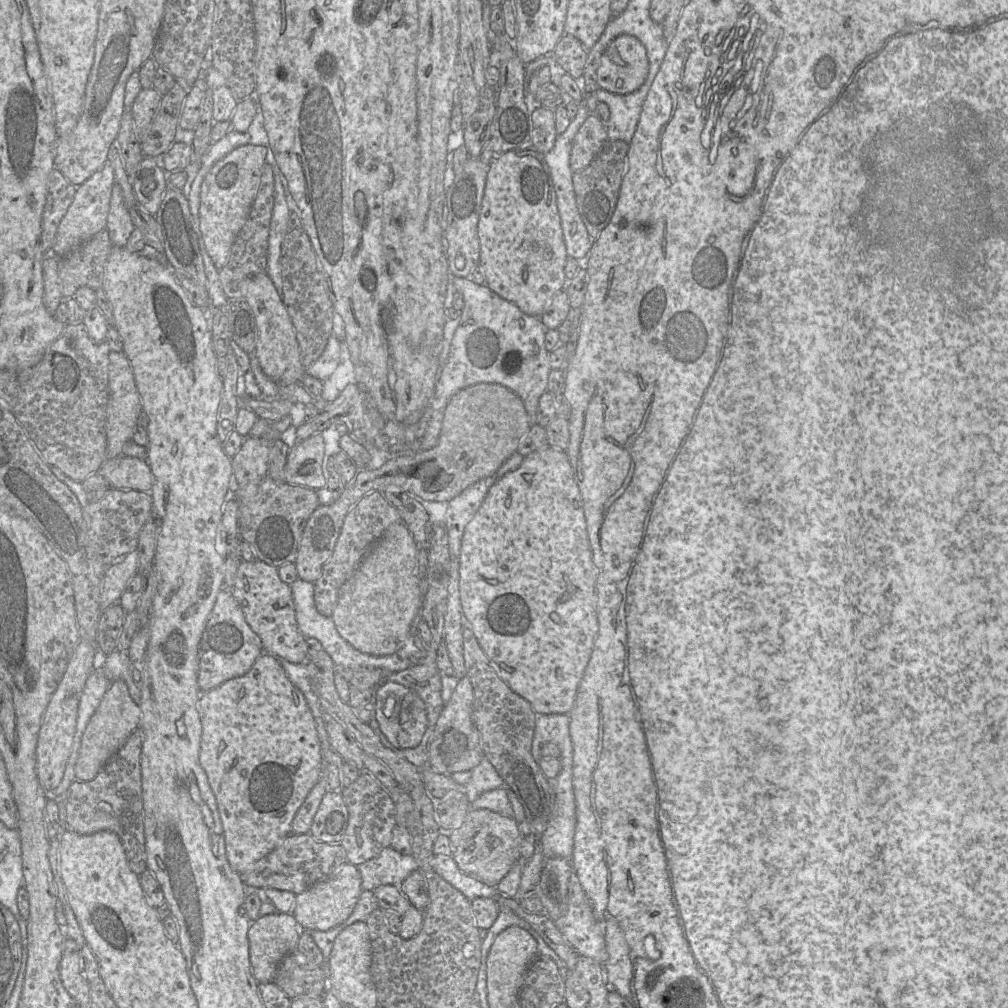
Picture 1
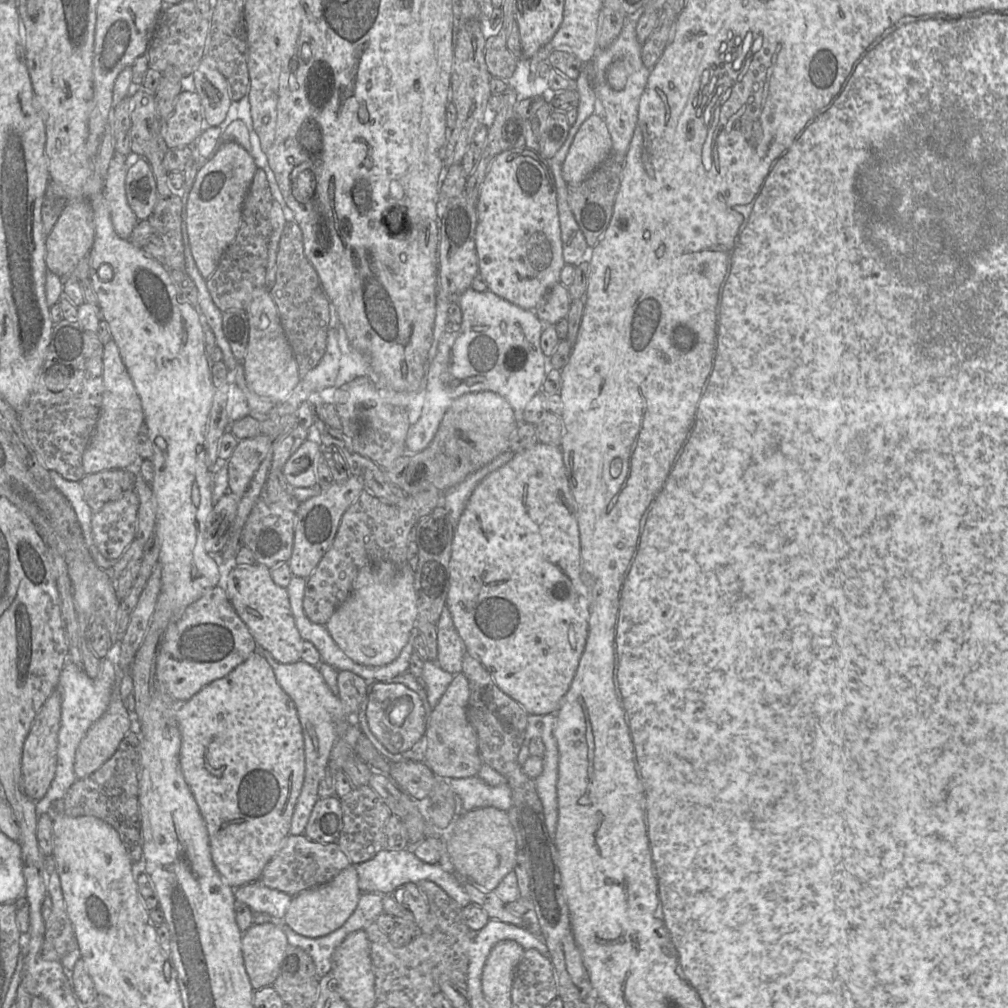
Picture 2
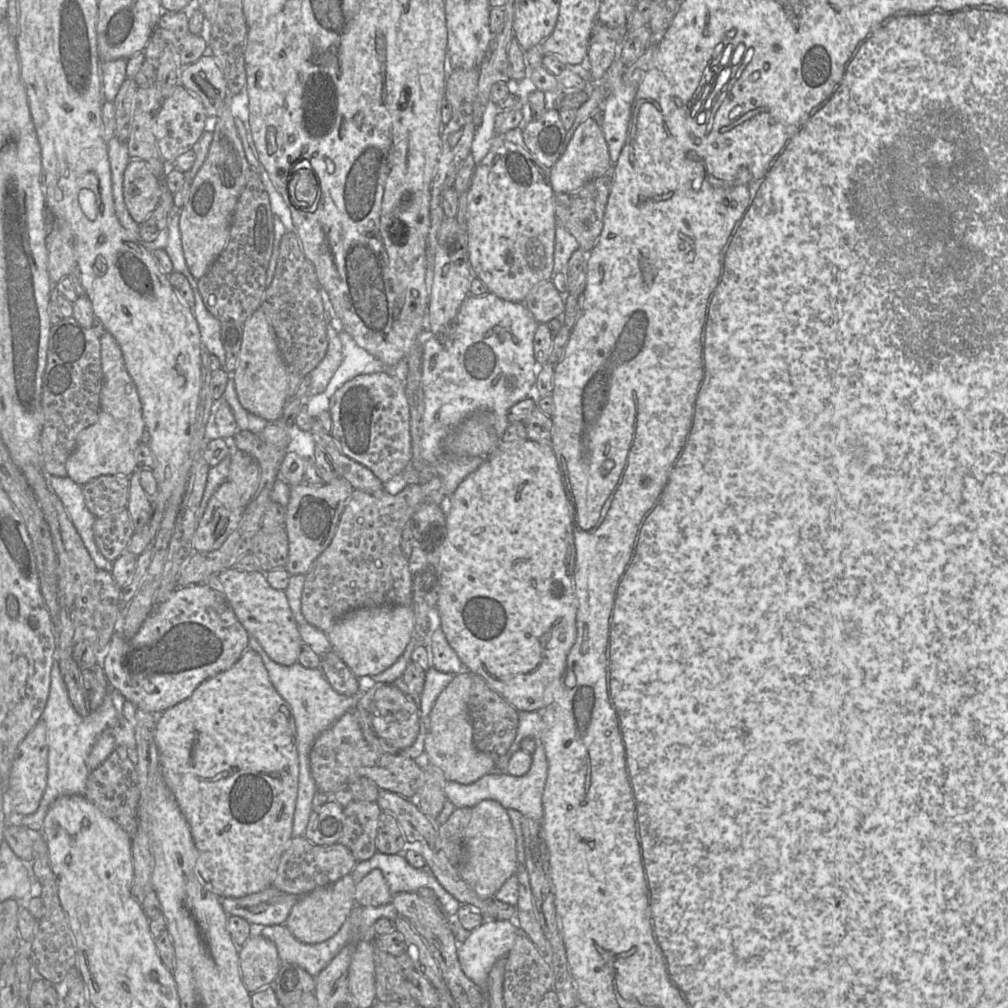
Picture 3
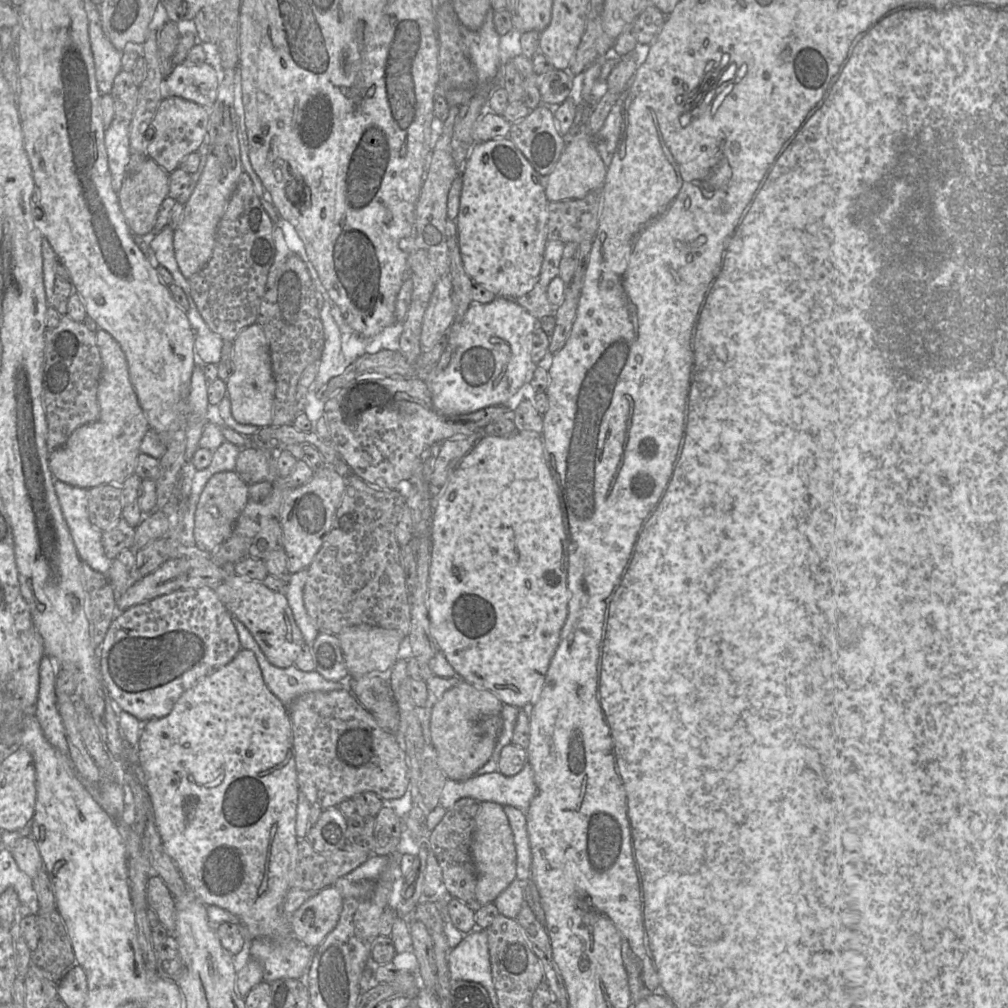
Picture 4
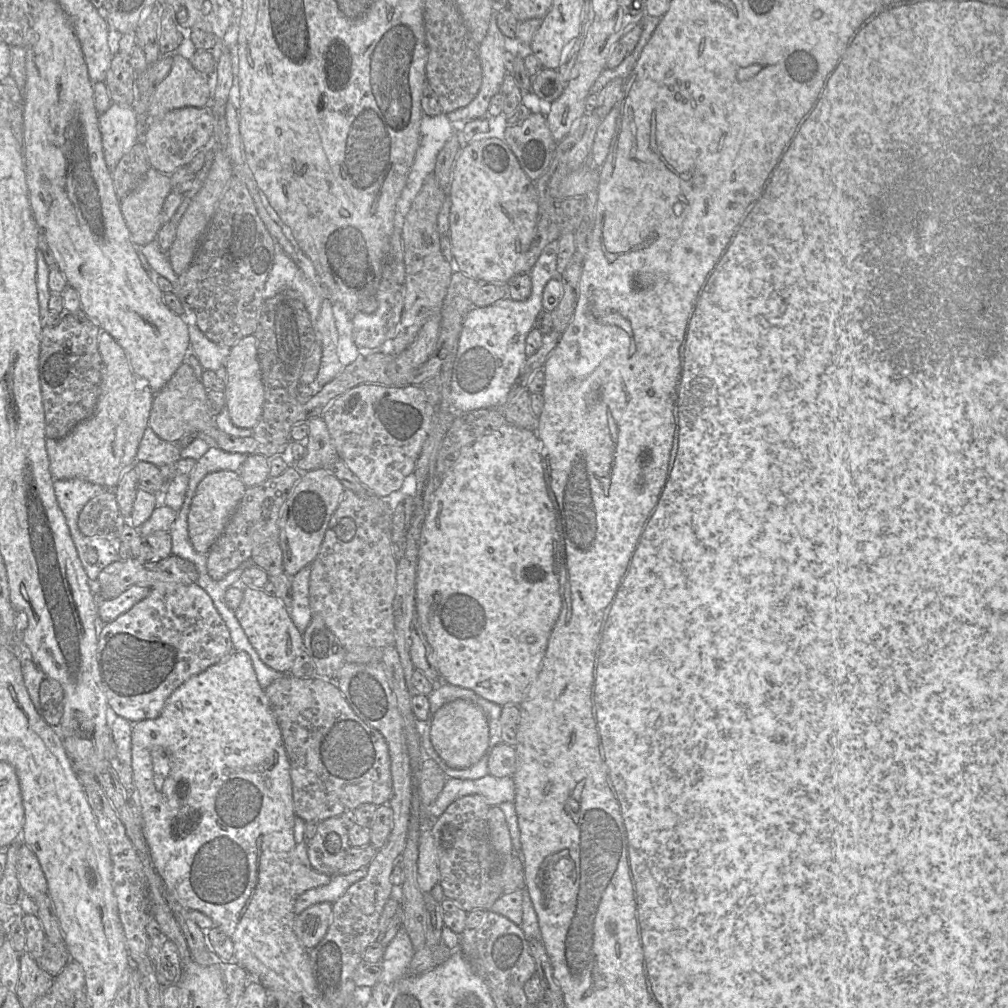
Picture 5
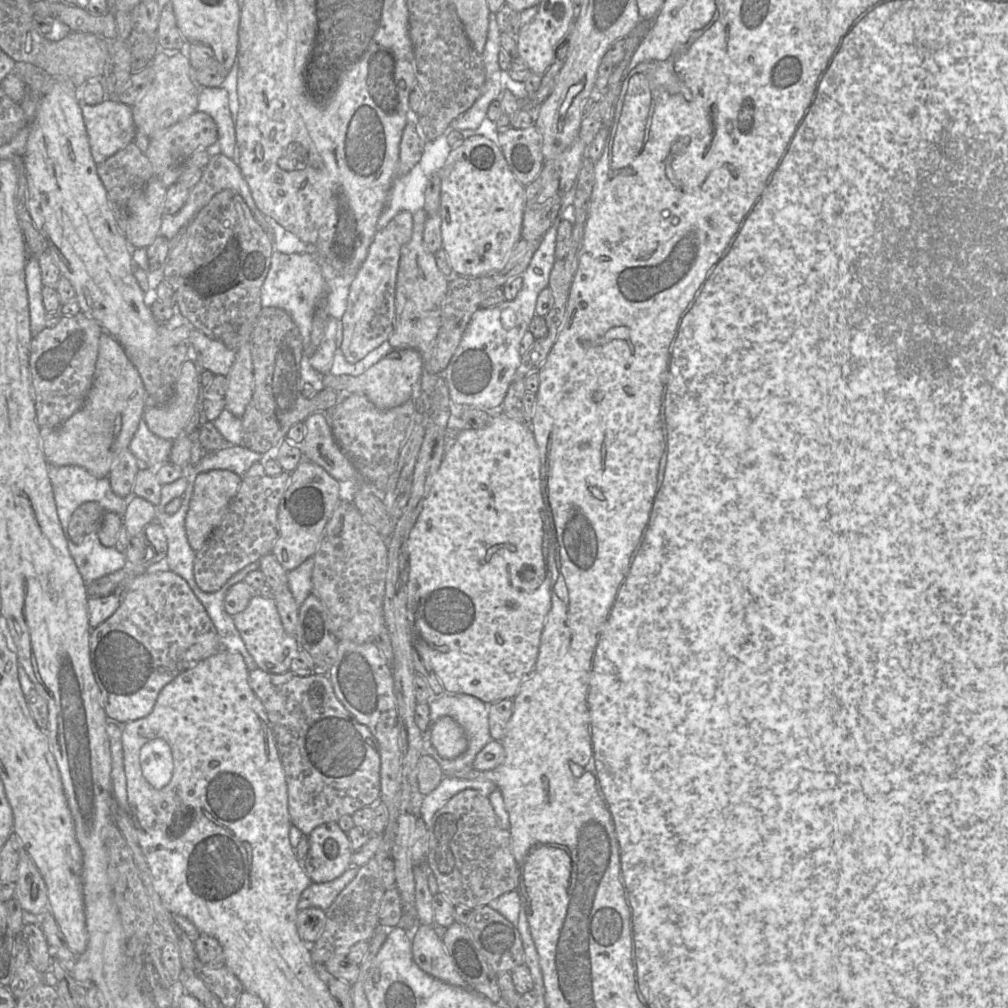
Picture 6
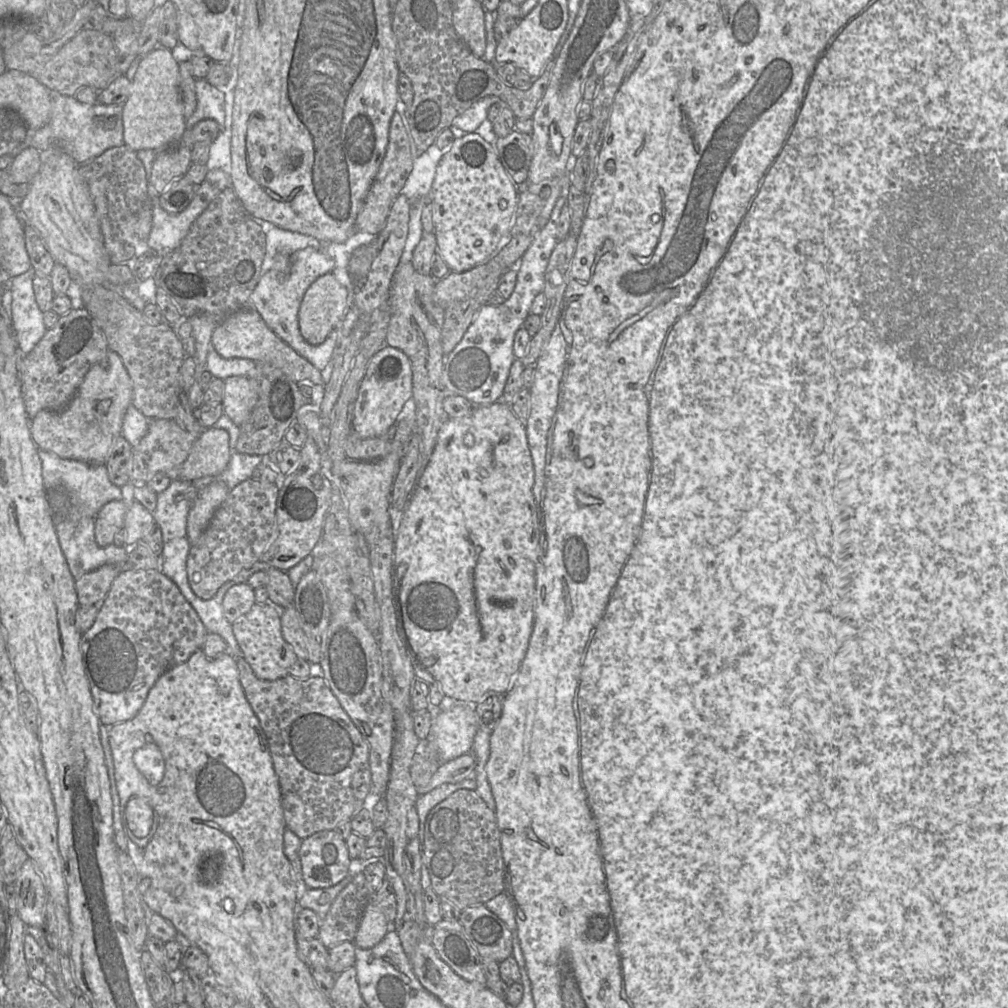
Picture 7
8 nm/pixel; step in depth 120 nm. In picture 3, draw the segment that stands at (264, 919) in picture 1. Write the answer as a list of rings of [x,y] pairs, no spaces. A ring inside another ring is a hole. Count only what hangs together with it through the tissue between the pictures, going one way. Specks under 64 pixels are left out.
[[[259,934],[238,948],[241,978],[250,994],[272,985],[282,963],[275,943]]]

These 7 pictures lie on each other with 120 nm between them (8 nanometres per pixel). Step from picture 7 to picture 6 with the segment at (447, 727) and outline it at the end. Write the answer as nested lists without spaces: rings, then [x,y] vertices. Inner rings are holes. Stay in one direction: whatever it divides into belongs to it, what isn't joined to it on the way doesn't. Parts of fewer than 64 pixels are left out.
[[[443,693],[430,700],[429,726],[431,727],[439,718],[449,716],[462,727],[468,742],[467,750],[462,755],[454,759],[445,759],[433,747],[430,740],[430,729],[422,733],[423,753],[431,756],[439,764],[445,776],[462,770],[474,769],[472,765],[476,755],[492,740],[489,731],[488,706],[480,699],[466,694]]]

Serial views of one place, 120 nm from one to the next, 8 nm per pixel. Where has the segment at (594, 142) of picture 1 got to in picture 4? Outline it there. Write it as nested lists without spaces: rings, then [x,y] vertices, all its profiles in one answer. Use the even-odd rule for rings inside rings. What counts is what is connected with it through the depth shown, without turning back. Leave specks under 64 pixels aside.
[[[576,129],[566,139],[564,150],[551,173],[546,177],[546,196],[548,201],[580,199],[592,190],[602,188],[607,167],[599,155],[594,138],[588,132]]]

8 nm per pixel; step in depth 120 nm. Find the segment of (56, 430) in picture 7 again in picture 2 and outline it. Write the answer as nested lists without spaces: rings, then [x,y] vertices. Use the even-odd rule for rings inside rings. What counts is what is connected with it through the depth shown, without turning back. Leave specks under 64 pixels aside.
[[[113,339],[104,345],[103,384],[100,415],[82,456],[85,475],[105,470],[133,468],[138,457],[137,437],[144,422],[142,403]]]

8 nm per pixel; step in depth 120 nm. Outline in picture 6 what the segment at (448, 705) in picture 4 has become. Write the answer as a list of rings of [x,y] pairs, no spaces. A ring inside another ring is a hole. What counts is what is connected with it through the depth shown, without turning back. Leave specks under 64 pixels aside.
[[[443,716],[431,725],[430,740],[437,753],[445,759],[459,757],[468,747],[462,727],[449,716]]]

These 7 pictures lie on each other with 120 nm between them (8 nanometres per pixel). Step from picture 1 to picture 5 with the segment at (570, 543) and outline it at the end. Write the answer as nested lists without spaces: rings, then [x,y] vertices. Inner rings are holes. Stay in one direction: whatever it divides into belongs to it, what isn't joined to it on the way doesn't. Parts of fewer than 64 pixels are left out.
[[[505,424],[496,431],[486,432],[461,453],[455,464],[439,481],[421,528],[416,570],[416,614],[434,652],[440,678],[451,685],[471,690],[499,706],[521,705],[542,666],[551,632],[560,612],[561,572],[560,511],[547,484],[540,440],[536,431]]]

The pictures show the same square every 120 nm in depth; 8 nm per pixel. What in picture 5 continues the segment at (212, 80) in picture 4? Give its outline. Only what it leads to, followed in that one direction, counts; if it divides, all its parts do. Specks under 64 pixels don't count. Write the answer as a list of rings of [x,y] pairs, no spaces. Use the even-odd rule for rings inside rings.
[[[176,54],[170,72],[155,87],[148,113],[150,118],[162,117],[173,109],[203,107],[210,102],[208,75],[199,73],[188,59]]]

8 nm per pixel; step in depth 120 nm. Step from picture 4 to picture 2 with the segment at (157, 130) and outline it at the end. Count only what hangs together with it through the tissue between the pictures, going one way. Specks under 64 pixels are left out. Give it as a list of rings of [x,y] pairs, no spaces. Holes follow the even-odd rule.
[[[182,91],[176,98],[174,110],[167,123],[161,127],[161,136],[167,149],[184,147],[189,144],[195,144],[207,127],[215,126],[206,125],[199,95],[196,92]]]

